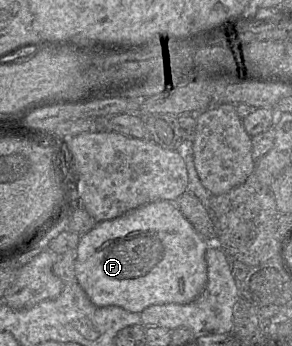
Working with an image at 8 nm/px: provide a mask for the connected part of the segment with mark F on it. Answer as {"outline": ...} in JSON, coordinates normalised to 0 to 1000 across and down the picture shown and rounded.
{"outline":[[[541,578],[438,610],[394,633],[336,642],[305,671],[277,679],[271,705],[260,717],[260,809],[291,841],[308,870],[336,887],[408,884],[442,902],[479,908],[497,890],[521,882],[555,882],[575,876],[637,879],[668,867],[695,844],[705,827],[709,763],[702,754],[702,728],[709,717],[712,699],[699,688],[685,685],[658,647],[606,601],[596,581]]]}

